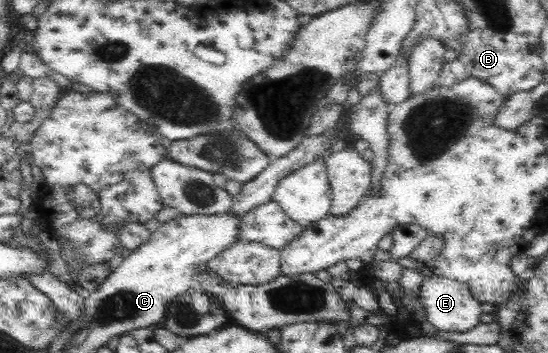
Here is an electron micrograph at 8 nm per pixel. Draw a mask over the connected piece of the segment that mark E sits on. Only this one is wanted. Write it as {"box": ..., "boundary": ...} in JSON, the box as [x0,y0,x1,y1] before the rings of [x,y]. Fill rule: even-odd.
{"box":[418,274,486,332],"boundary":[[[432,274],[429,278],[424,278],[419,286],[418,295],[427,322],[437,331],[457,331],[463,332],[479,324],[479,318],[486,310],[486,307],[479,303],[465,284],[461,282],[443,278],[437,274]]]}

